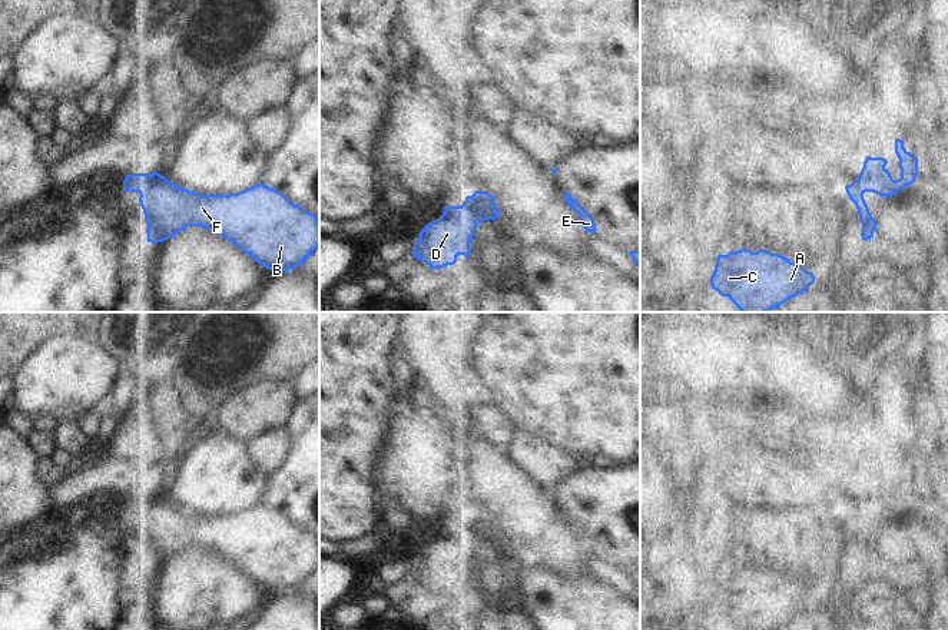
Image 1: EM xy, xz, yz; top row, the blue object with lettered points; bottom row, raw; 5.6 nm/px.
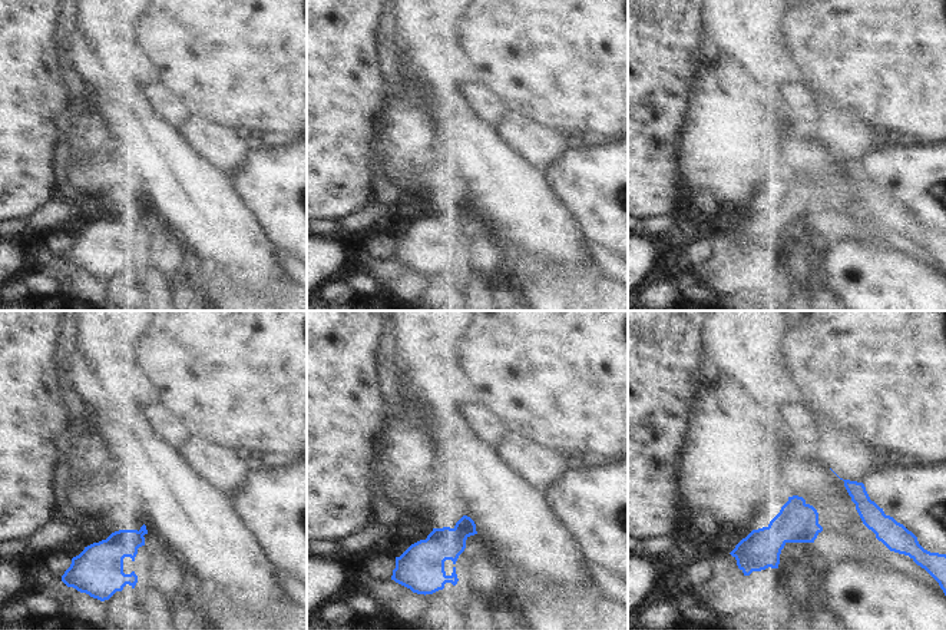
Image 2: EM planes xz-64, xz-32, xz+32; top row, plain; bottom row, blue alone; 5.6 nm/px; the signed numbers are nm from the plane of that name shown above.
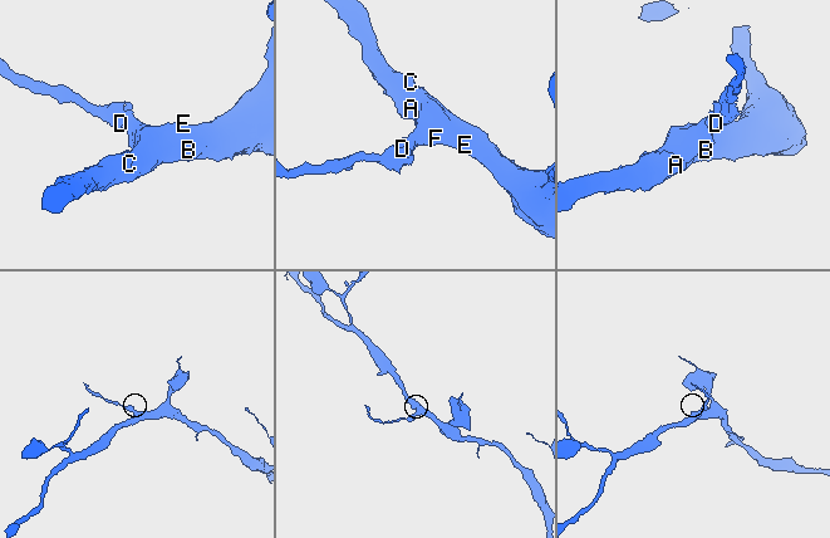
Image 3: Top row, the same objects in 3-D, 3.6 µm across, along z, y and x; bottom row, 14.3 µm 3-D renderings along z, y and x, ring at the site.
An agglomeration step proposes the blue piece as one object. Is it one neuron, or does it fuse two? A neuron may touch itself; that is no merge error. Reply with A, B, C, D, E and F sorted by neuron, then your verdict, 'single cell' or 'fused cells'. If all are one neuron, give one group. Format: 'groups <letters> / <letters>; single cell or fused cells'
groups A B C D E F; single cell

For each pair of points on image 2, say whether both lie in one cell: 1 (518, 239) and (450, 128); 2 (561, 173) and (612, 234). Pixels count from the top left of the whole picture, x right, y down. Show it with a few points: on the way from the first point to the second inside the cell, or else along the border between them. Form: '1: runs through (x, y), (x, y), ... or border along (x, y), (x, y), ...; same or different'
1: runs through (518, 212), (518, 199), (478, 155); same
2: runs through (575, 188), (607, 219); same

